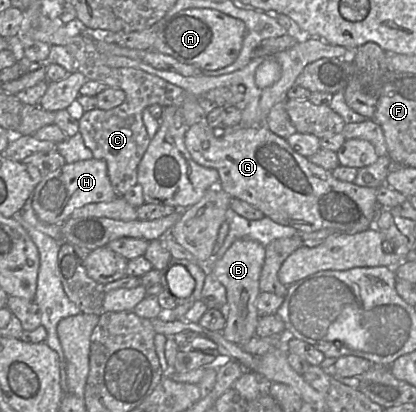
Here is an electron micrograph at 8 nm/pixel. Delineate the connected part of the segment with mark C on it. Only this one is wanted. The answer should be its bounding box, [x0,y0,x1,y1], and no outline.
[65,39,186,197]

